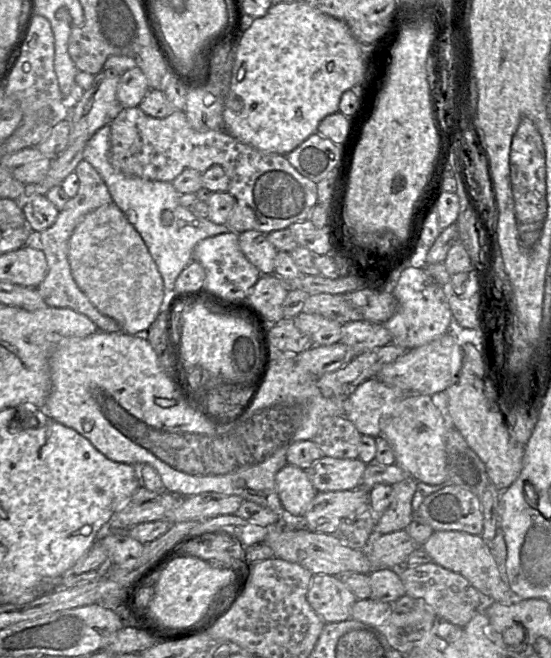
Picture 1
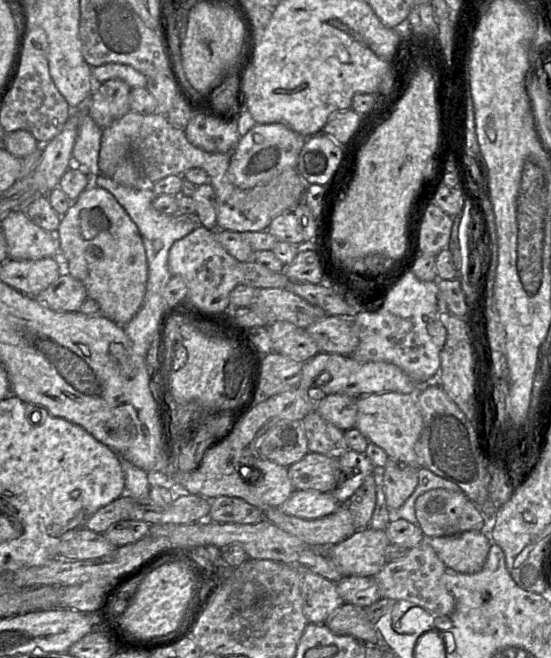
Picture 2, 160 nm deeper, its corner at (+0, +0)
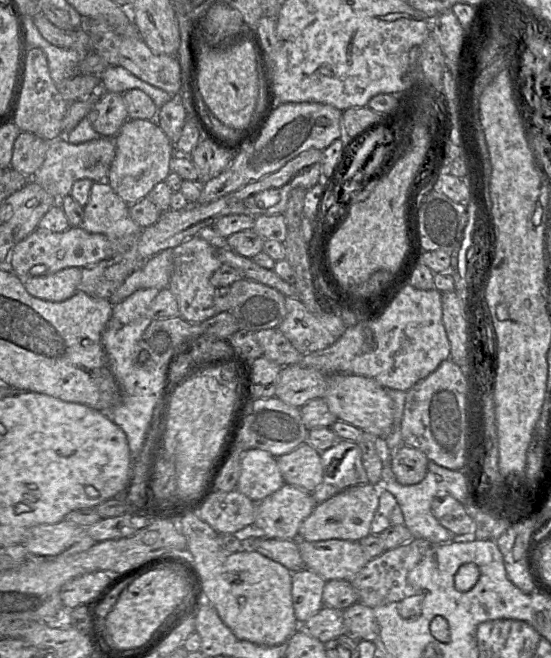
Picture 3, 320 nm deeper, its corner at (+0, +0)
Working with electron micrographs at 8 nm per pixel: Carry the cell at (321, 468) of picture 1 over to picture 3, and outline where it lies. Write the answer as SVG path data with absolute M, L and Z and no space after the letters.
M306 442L277 458L286 484L313 493L323 481L321 453Z

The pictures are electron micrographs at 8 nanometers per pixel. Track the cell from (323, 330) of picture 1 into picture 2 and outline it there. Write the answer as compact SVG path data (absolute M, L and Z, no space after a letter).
M284 320L266 326L270 327L274 352L281 353L299 362L306 362L320 352L317 342L305 328Z

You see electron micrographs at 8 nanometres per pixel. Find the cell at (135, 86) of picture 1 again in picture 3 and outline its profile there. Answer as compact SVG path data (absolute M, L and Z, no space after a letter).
M105 92L86 117L101 137L114 137L129 119L123 94Z

